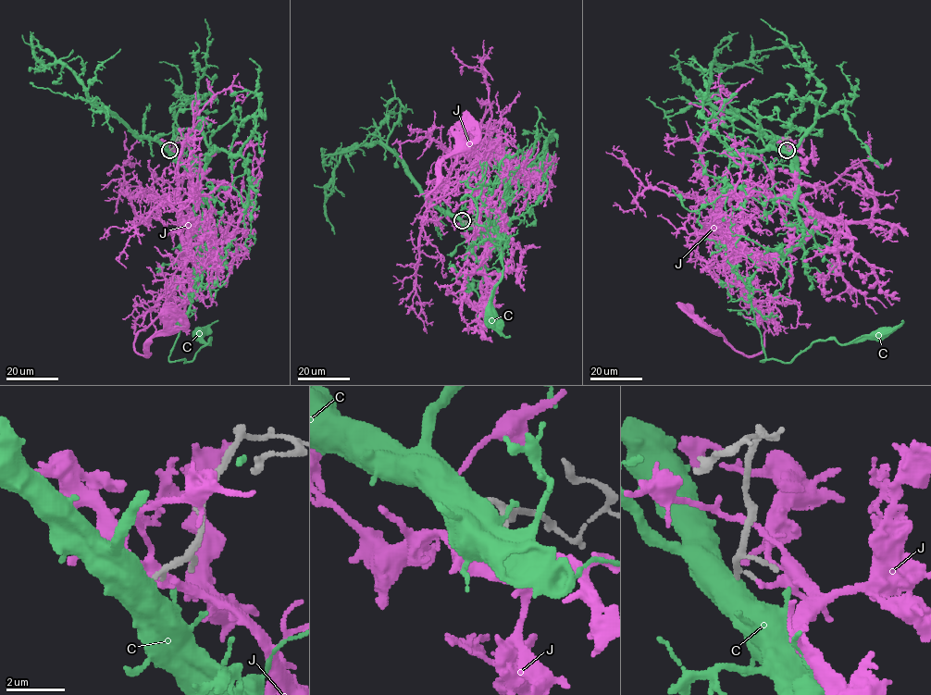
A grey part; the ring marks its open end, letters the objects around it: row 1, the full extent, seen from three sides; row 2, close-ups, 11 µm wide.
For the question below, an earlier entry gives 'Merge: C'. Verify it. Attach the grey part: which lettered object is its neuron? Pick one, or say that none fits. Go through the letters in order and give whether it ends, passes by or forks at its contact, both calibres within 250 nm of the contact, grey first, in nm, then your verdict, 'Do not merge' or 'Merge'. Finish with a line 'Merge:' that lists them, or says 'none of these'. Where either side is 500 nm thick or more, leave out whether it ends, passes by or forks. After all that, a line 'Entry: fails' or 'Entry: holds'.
C: Thickness 220 nm (grey) against 700 nm. Merge
J: It ends there. Thickness 190 nm (grey) against 170 nm. Do not merge
Merge: C
Entry: holds

